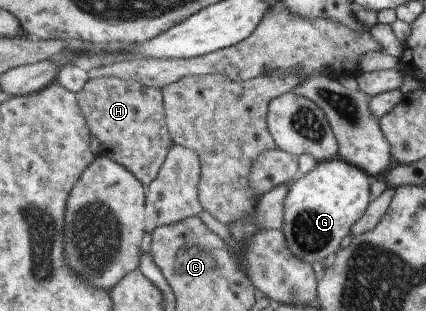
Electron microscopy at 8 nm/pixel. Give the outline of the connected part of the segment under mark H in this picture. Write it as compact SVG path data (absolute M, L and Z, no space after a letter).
M116 77L90 79L77 94L82 112L89 121L91 134L100 142L99 154L106 155L124 165L142 184L148 187L157 179L158 173L165 164L170 149L174 146L173 135L168 127L165 112L165 97L162 89L140 84L137 80L126 80Z

